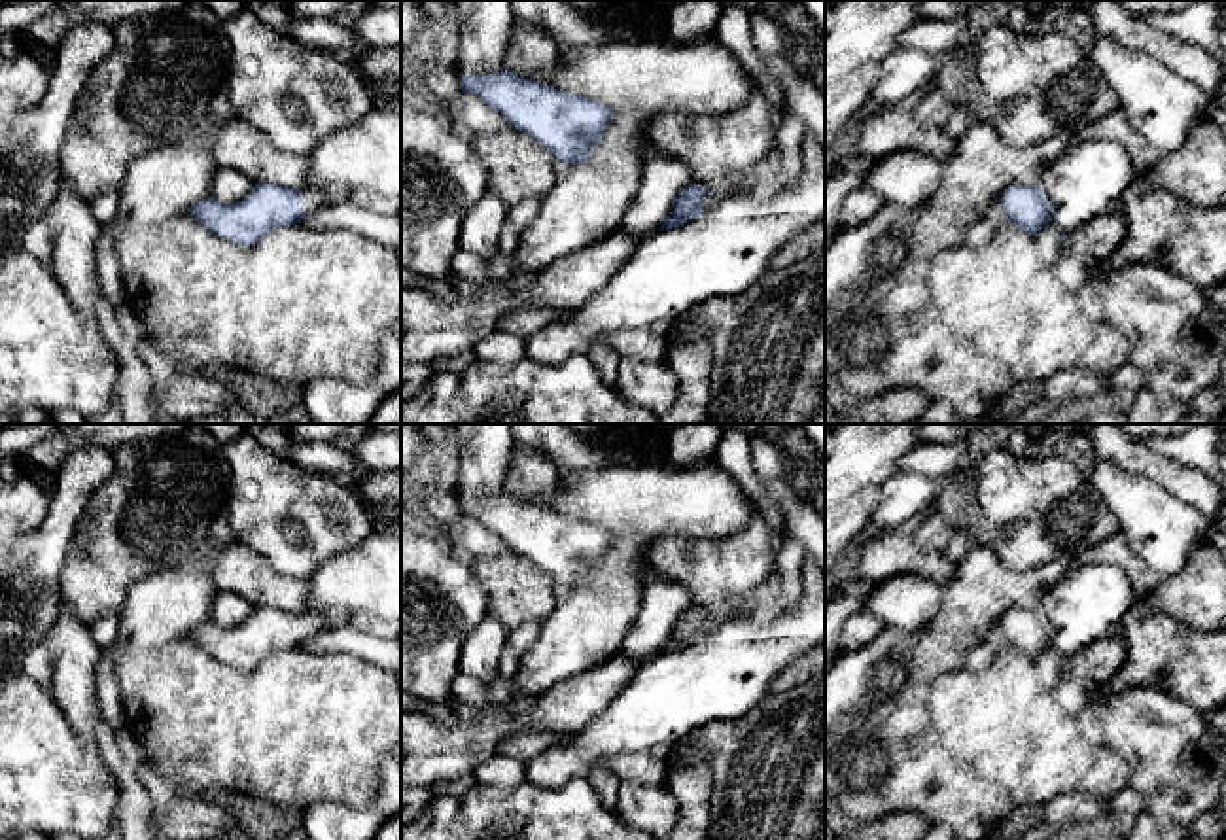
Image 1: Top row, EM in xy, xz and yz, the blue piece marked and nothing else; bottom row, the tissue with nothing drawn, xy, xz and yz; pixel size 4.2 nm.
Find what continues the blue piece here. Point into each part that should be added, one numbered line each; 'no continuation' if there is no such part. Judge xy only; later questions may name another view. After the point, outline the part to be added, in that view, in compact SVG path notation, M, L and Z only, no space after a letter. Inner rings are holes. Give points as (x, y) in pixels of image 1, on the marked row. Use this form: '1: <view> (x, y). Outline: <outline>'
1: xy (313, 199). Outline: M297 189L299 197L301 197L301 204L305 208L305 216L310 212L316 212L324 206L333 204L337 199L341 199L342 195L335 193L335 191L324 191L324 189Z

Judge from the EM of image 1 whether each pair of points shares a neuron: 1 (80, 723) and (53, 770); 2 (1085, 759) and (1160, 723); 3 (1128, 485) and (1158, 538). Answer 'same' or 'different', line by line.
1: different
2: different
3: same

